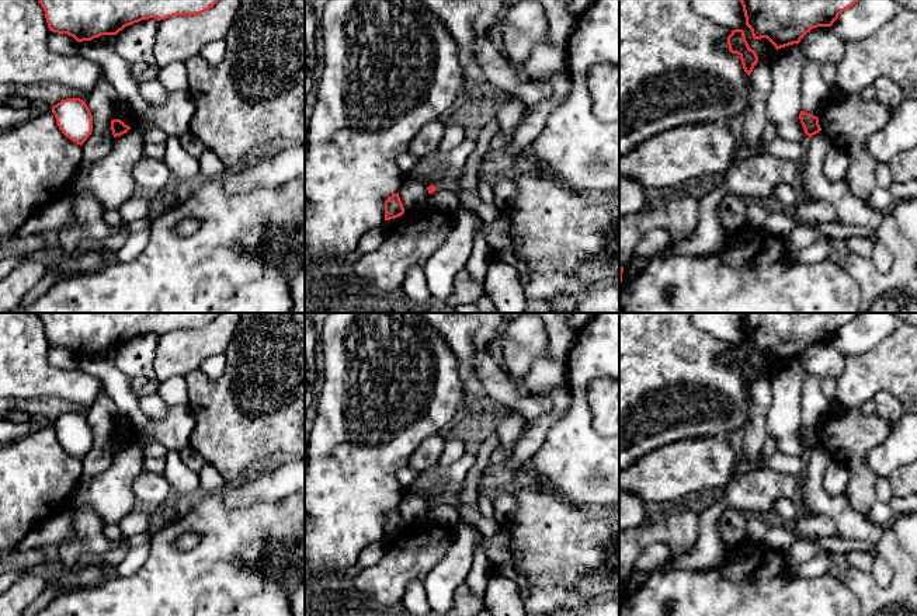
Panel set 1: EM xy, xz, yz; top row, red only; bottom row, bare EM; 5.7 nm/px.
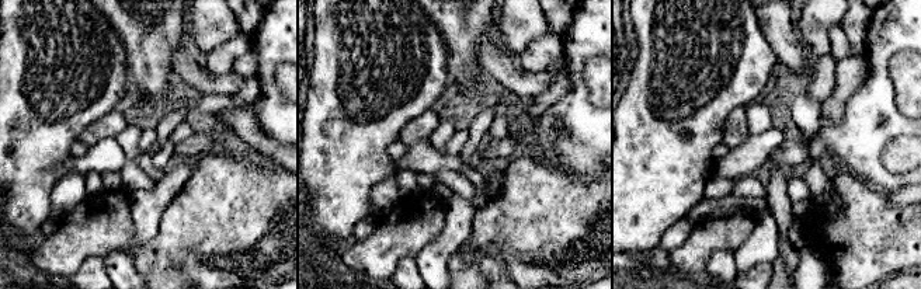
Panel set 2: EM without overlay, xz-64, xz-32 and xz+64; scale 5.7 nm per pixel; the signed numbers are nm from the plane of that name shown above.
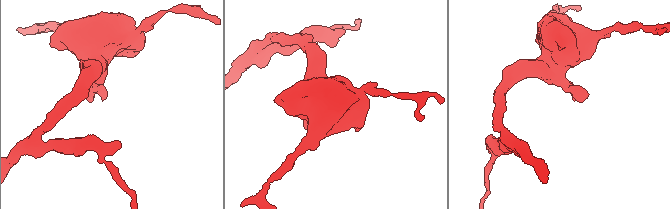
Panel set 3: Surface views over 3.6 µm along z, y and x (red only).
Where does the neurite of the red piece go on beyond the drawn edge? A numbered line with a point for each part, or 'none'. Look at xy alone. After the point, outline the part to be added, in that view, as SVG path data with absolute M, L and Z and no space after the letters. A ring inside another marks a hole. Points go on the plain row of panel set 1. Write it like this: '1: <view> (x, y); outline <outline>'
none

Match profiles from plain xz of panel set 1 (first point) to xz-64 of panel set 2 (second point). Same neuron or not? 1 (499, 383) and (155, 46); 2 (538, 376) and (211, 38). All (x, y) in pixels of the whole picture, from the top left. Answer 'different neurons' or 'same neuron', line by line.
1: different neurons
2: different neurons

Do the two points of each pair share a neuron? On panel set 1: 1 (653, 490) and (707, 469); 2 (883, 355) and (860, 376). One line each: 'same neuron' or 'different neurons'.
1: same neuron
2: same neuron

